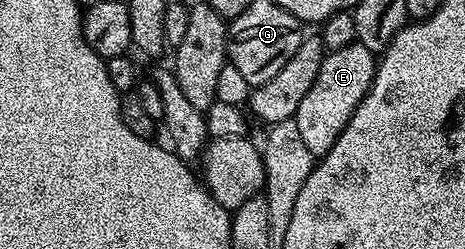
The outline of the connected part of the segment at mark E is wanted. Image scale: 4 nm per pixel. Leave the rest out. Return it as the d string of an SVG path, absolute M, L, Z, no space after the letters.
M357 43L329 50L323 56L316 83L312 83L308 95L304 95L293 116L305 146L315 158L325 157L326 152L336 143L340 131L344 131L344 127L352 119L356 107L366 98L366 92L374 81L375 68L376 55L368 51L368 47Z

